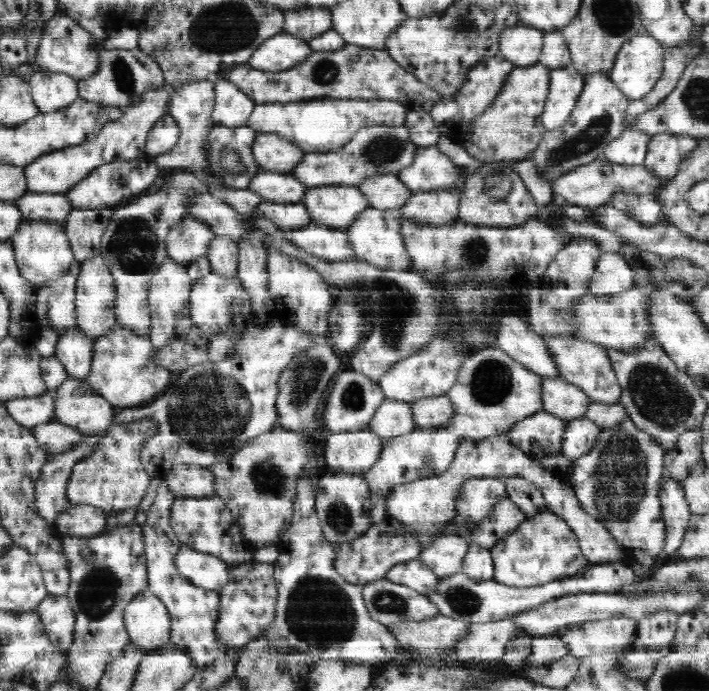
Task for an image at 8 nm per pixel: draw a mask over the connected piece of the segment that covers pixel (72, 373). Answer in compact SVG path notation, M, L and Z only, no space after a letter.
M76 328L62 333L60 340L58 340L58 344L56 344L56 350L54 354L66 367L66 372L70 377L86 379L86 376L89 375L90 366L92 365L94 356L95 340L95 337L88 336Z

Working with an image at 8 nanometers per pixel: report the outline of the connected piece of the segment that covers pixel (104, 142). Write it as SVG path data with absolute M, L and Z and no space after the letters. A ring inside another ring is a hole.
M165 87L146 92L137 104L122 109L120 119L106 122L98 136L92 140L42 155L25 165L28 192L66 194L103 164L137 159L144 153L148 132L152 126L168 114L169 98L169 91Z

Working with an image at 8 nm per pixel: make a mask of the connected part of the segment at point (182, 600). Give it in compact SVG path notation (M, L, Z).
M155 478L151 480L146 494L138 506L147 517L142 526L147 588L162 600L172 617L170 644L188 654L199 668L206 668L219 659L235 656L239 649L228 648L222 644L221 640L218 640L216 622L218 622L218 614L220 614L220 593L194 586L178 575L173 560L182 544L171 527L171 506L174 501L175 496L170 492L165 479Z

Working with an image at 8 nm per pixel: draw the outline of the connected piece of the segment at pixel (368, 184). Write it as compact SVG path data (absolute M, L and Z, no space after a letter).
M397 174L373 177L357 188L367 200L370 200L371 208L378 210L401 208L415 194Z

